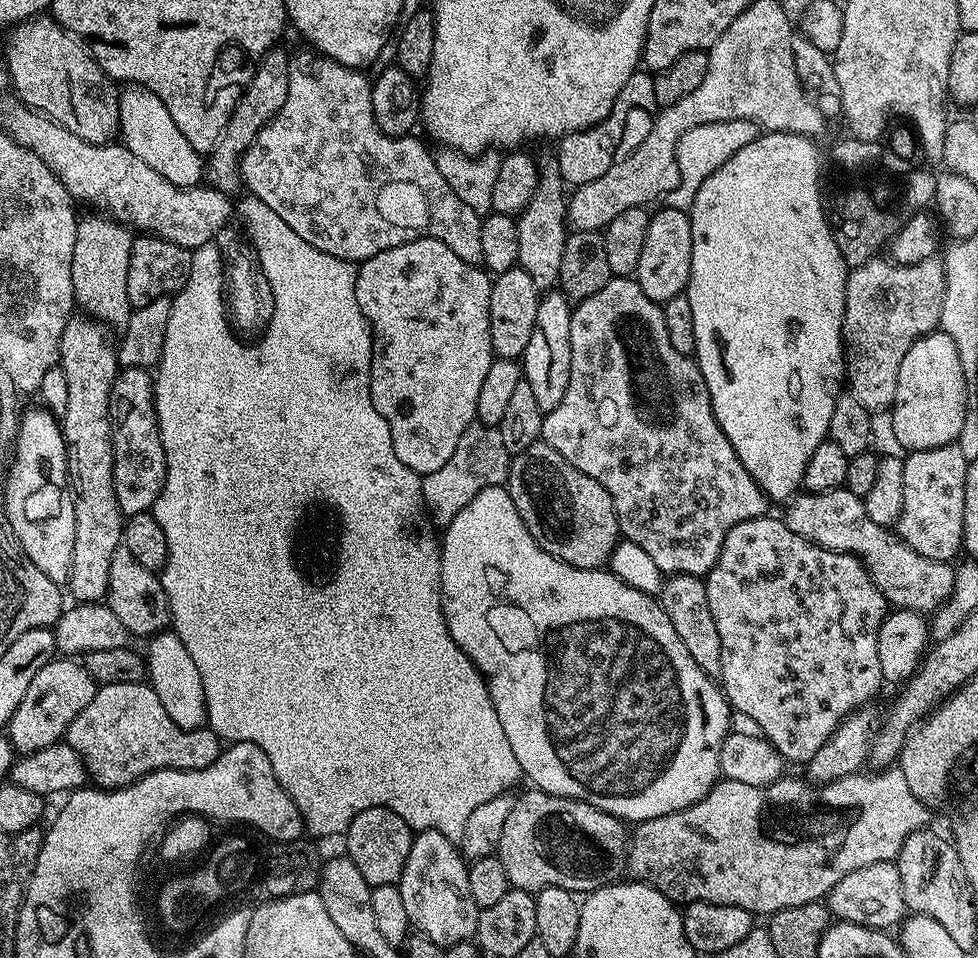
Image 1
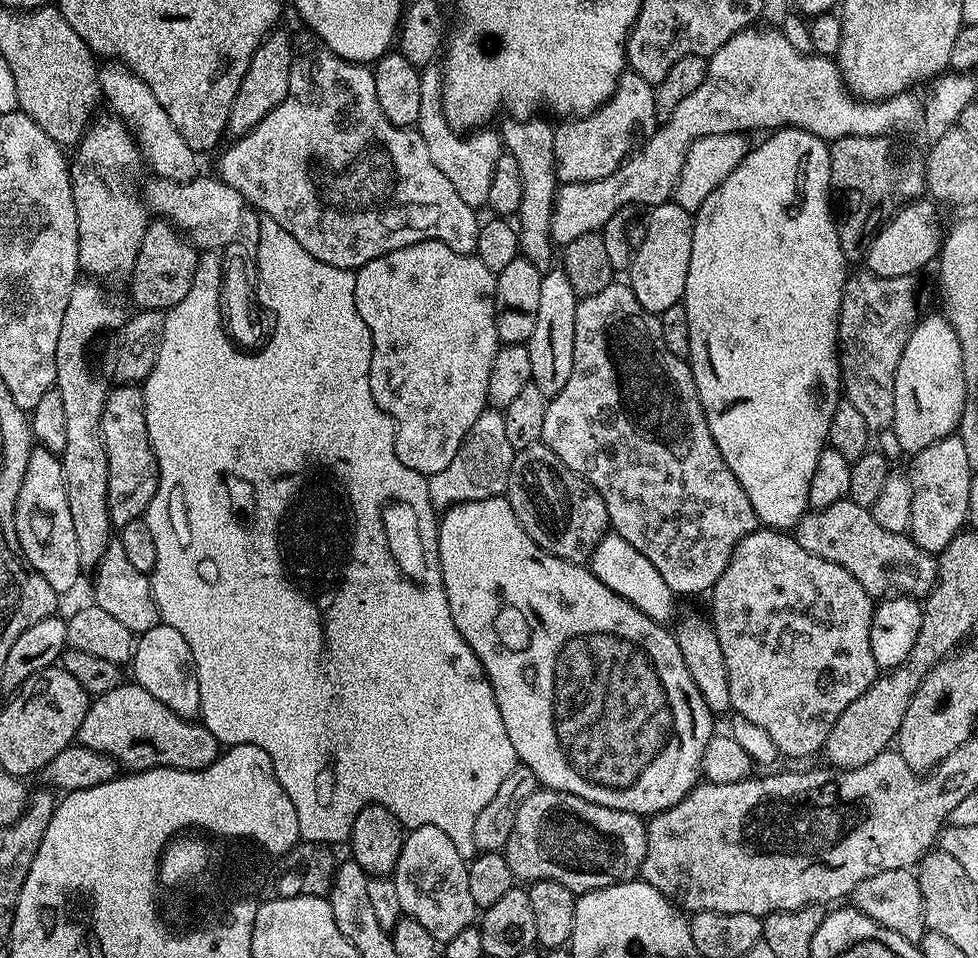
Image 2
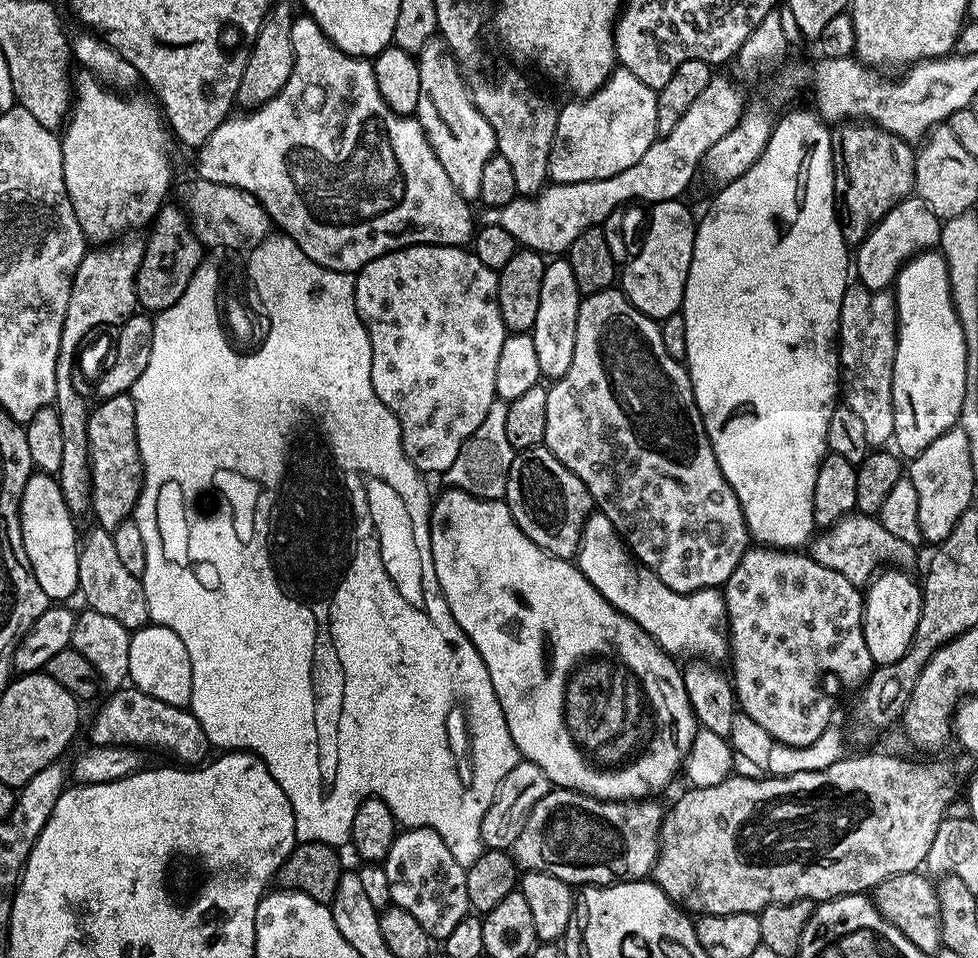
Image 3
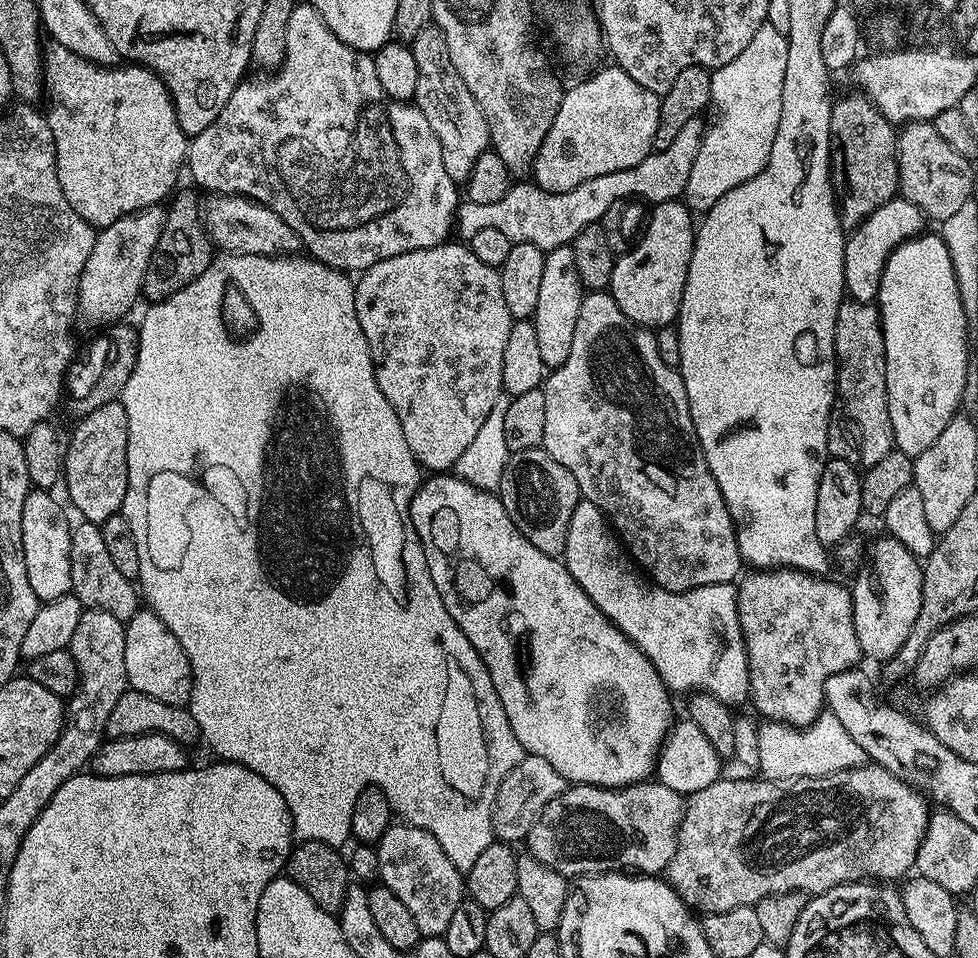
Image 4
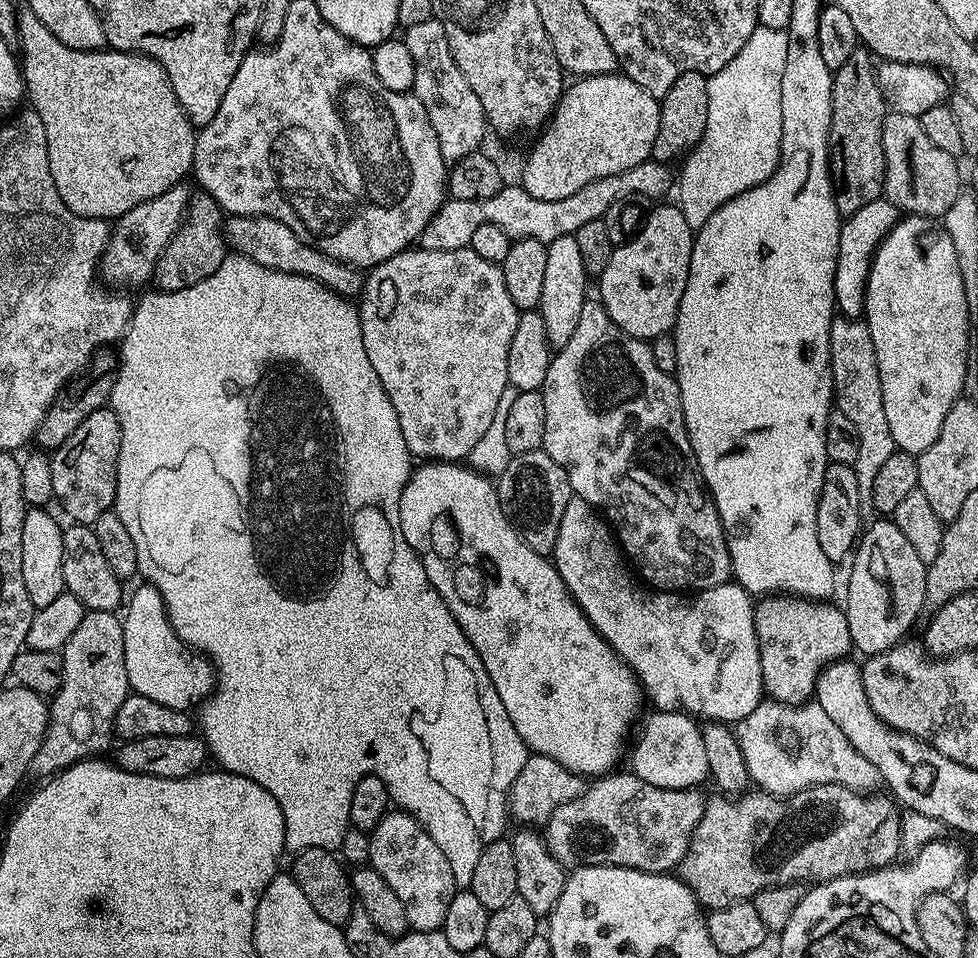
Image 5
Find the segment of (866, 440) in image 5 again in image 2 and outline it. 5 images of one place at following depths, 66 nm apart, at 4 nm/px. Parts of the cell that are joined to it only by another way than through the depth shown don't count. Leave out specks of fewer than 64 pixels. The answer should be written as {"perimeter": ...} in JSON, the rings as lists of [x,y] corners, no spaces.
{"perimeter":[[[861,270],[861,272],[853,271],[844,283],[840,321],[838,322],[838,355],[842,392],[850,402],[850,406],[855,406],[862,413],[862,418],[866,421],[869,430],[888,430],[892,426],[894,374],[902,358],[902,350],[906,350],[908,332],[905,330],[911,329],[918,320],[914,281],[912,276],[882,278],[867,270]]]}

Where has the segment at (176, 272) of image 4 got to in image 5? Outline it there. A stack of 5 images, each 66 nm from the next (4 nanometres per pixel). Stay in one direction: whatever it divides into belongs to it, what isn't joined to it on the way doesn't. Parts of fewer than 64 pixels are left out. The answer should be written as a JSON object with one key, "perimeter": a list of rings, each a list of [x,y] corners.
{"perimeter":[[[196,190],[189,195],[188,211],[184,213],[184,221],[174,234],[174,238],[170,238],[166,250],[162,250],[152,271],[152,280],[159,291],[186,290],[210,278],[210,274],[214,274],[214,270],[222,266],[226,255],[226,241],[222,231],[225,219],[225,213],[220,211],[218,202],[214,202],[209,192]]]}

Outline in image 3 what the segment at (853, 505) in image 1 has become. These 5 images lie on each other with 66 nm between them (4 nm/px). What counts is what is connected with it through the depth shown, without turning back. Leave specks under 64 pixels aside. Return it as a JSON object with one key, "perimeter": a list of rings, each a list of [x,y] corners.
{"perimeter":[[[863,514],[842,517],[838,523],[823,529],[810,544],[810,554],[819,564],[838,570],[842,578],[857,586],[867,585],[873,575],[885,566],[912,570],[916,564],[916,551],[913,545],[902,542],[902,538],[894,538],[894,534],[890,534],[890,530],[886,530],[876,516]]]}

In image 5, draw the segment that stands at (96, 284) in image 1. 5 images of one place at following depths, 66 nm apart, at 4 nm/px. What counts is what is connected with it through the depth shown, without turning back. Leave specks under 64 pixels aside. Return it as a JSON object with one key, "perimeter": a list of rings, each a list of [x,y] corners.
{"perimeter":[[[27,2],[17,7],[16,35],[26,96],[29,101],[32,99],[31,111],[36,112],[38,118],[42,118],[42,126],[46,126],[50,178],[54,178],[58,198],[62,198],[74,214],[91,220],[115,221],[126,214],[126,210],[134,210],[134,206],[150,202],[150,198],[158,198],[158,194],[166,194],[166,190],[192,172],[197,129],[182,110],[170,86],[170,78],[158,61],[139,52],[74,50],[58,42],[58,38],[38,22]]]}

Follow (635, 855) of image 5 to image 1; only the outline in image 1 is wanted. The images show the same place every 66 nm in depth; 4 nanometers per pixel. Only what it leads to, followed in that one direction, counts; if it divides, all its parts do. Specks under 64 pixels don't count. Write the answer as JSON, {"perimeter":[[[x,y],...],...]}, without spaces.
{"perimeter":[[[531,791],[513,803],[510,814],[506,814],[506,826],[502,826],[498,855],[511,887],[535,894],[546,886],[562,886],[573,894],[587,894],[596,888],[615,884],[623,877],[620,875],[625,875],[630,839],[625,821],[614,814],[606,814],[606,810],[598,810],[598,806],[590,806],[585,800]]]}

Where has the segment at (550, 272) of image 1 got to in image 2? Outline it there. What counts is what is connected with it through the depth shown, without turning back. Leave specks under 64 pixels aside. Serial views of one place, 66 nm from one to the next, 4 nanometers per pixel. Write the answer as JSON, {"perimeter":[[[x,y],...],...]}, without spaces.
{"perimeter":[[[508,118],[498,128],[500,139],[507,155],[516,160],[516,171],[520,174],[520,207],[518,231],[520,234],[520,255],[542,270],[553,267],[552,203],[556,201],[558,181],[554,162],[554,134],[556,128],[548,125],[544,118]]]}

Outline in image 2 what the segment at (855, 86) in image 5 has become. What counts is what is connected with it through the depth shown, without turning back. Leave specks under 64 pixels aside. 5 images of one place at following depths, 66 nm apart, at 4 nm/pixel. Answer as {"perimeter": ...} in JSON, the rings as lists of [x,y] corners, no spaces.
{"perimeter":[[[843,136],[842,138],[838,138],[837,140],[831,141],[830,147],[828,149],[828,153],[830,154],[830,174],[832,175],[831,187],[835,189],[835,191],[836,188],[838,191],[840,191],[841,204],[840,212],[838,208],[836,233],[838,234],[838,242],[840,243],[840,245],[842,246],[842,250],[844,251],[845,261],[863,261],[866,256],[866,249],[868,247],[868,243],[871,242],[873,236],[875,236],[876,233],[880,231],[880,228],[885,224],[885,222],[887,222],[887,220],[891,220],[892,217],[895,216],[896,213],[904,207],[904,205],[911,204],[913,200],[921,199],[921,197],[925,195],[926,185],[928,183],[928,179],[926,178],[926,170],[924,169],[924,165],[926,163],[925,157],[923,155],[899,156],[899,154],[896,153],[894,149],[892,149],[891,143],[893,143],[893,141],[887,136]]]}

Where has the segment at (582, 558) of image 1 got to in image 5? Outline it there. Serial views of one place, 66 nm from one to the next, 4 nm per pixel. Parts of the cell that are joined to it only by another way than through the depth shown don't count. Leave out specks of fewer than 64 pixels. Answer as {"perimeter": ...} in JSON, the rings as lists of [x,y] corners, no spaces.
{"perimeter":[[[543,450],[512,456],[505,472],[498,477],[498,491],[508,523],[516,529],[520,538],[536,552],[551,553],[566,502],[570,502],[574,494],[562,466],[558,466],[558,462],[554,462],[554,458],[547,456]]]}

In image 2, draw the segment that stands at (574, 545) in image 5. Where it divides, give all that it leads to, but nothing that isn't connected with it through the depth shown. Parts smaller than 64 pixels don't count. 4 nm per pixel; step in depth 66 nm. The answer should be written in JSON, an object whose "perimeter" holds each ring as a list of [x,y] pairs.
{"perimeter":[[[615,534],[603,536],[592,552],[590,567],[598,582],[606,582],[606,586],[610,586],[614,594],[636,604],[638,610],[642,610],[642,614],[661,622],[668,622],[671,618],[672,611],[676,608],[677,597],[670,590],[670,586],[666,586],[662,574],[654,570],[650,558],[646,558],[646,554],[638,554],[638,550],[634,550],[634,546],[626,542],[626,538]]]}

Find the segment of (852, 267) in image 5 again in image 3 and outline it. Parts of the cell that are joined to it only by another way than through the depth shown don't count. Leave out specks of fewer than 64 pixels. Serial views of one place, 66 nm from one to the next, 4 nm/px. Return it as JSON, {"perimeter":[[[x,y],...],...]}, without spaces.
{"perimeter":[[[913,194],[908,199],[898,202],[886,215],[868,231],[868,237],[855,245],[854,276],[861,285],[872,292],[883,292],[893,287],[901,264],[905,264],[920,252],[935,249],[940,242],[939,216],[926,206],[926,202]]]}

